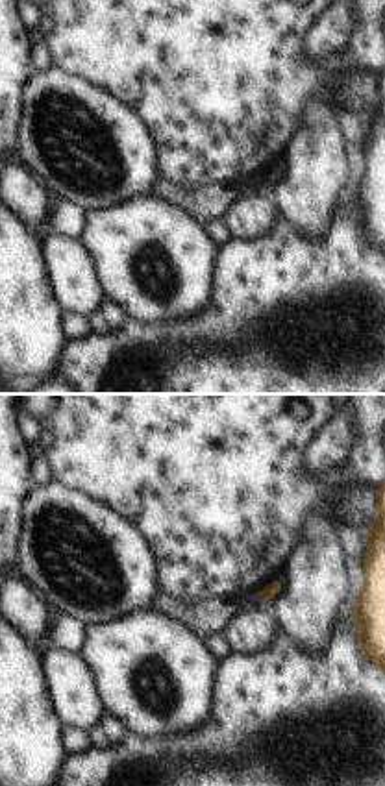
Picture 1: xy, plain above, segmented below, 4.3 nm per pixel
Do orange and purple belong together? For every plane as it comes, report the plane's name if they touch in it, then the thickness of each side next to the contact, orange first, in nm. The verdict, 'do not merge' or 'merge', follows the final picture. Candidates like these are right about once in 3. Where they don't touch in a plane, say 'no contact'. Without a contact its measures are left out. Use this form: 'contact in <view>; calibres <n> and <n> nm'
contact in xy; calibres 60 and 30 nm

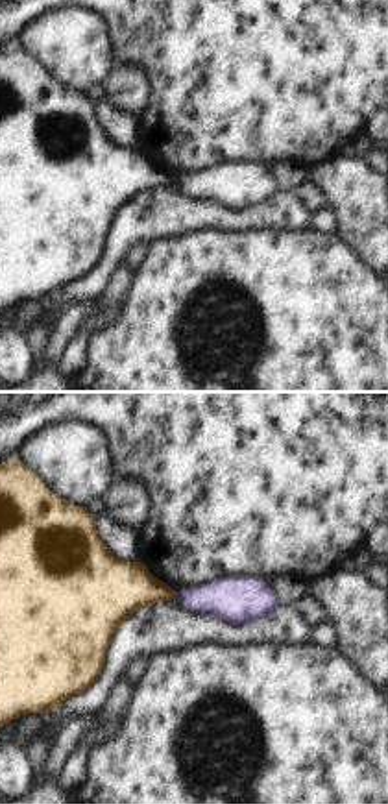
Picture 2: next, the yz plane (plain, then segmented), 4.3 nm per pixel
contact in yz; calibres 240 and 200 nm

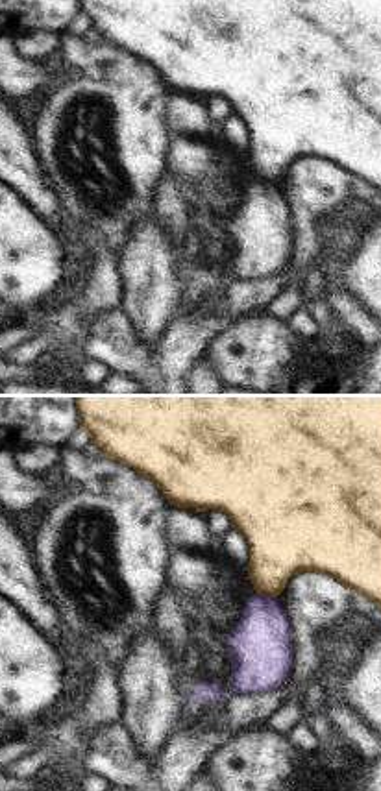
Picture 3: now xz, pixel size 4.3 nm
contact in xz; calibres 320 and 260 nm

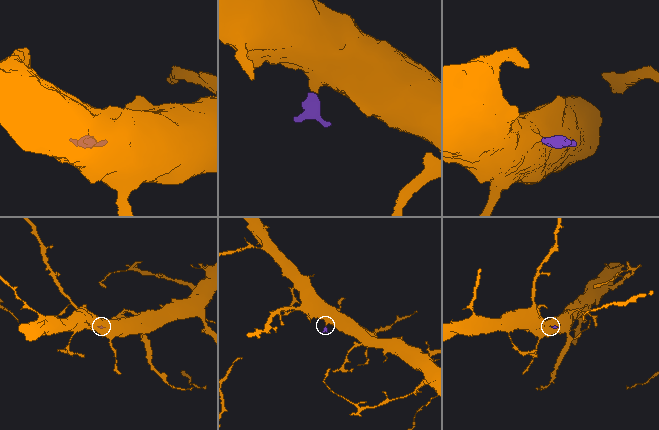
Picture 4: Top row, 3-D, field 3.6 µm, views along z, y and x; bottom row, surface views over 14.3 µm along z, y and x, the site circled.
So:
do not merge

